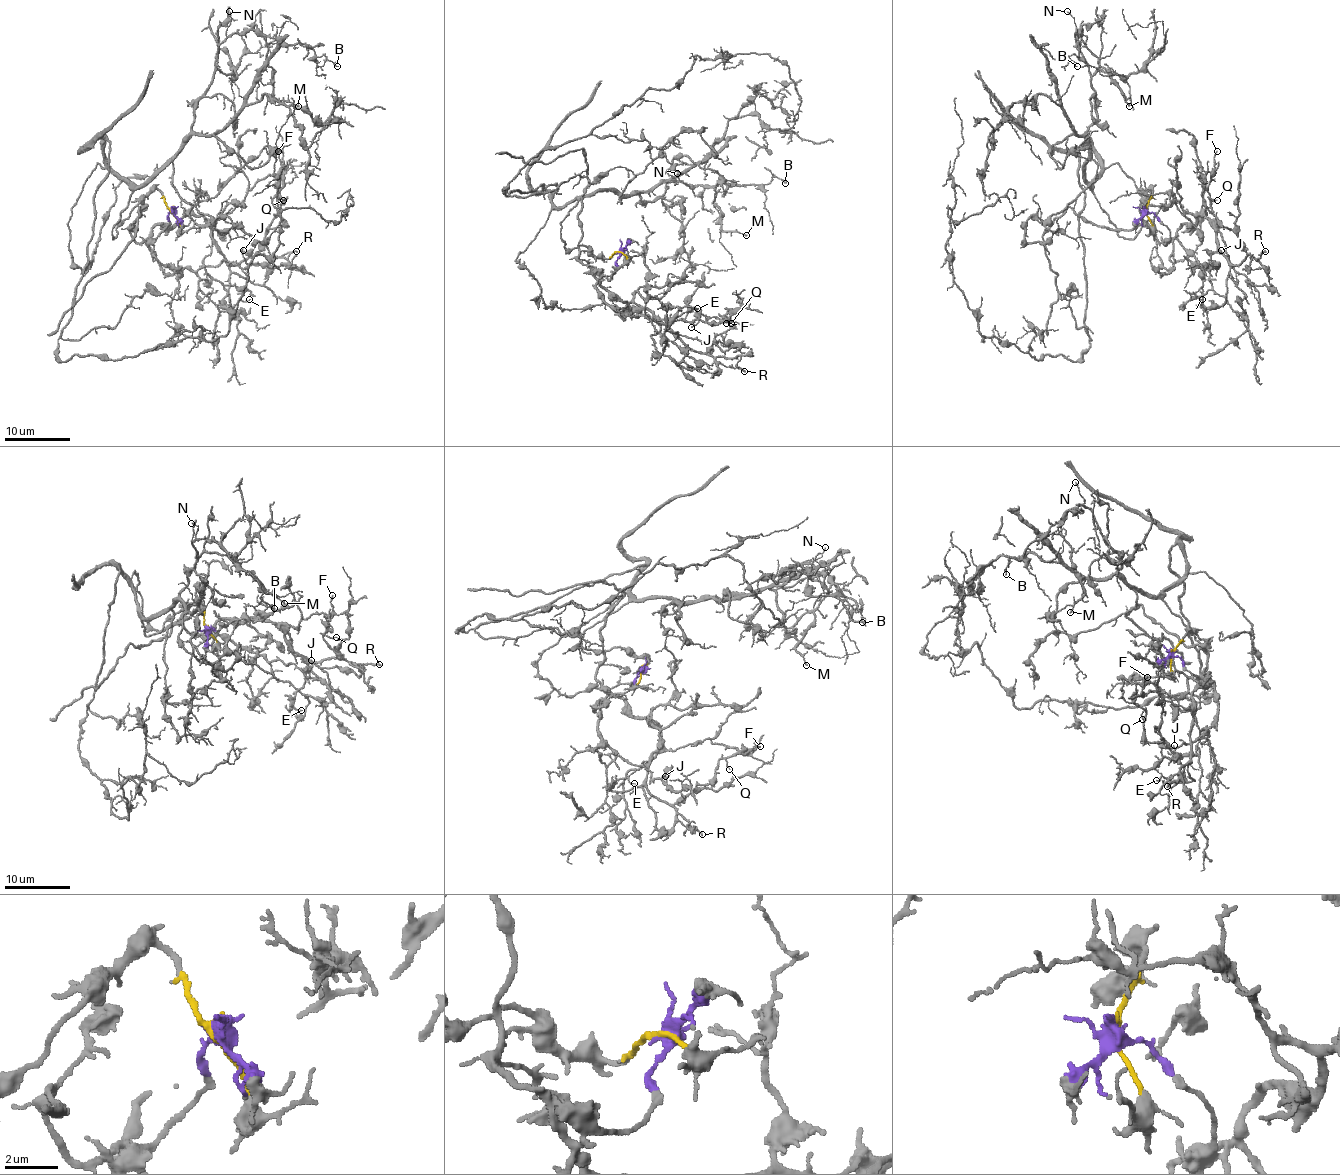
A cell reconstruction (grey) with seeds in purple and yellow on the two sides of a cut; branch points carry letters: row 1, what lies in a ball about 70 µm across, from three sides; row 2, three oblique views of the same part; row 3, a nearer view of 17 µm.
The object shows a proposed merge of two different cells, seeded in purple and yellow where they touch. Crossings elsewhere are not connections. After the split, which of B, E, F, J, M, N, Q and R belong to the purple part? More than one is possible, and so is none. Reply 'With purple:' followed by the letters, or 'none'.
With purple: E, F, J, Q, R

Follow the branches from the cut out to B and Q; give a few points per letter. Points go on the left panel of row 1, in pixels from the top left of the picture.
B: (171, 211), (153, 189), (112, 238), (132, 193), (191, 131), (228, 36), (259, 30), (337, 66)
Q: (173, 211), (150, 237), (160, 224), (201, 215), (217, 250), (238, 264), (282, 224), (272, 199), (284, 199)

